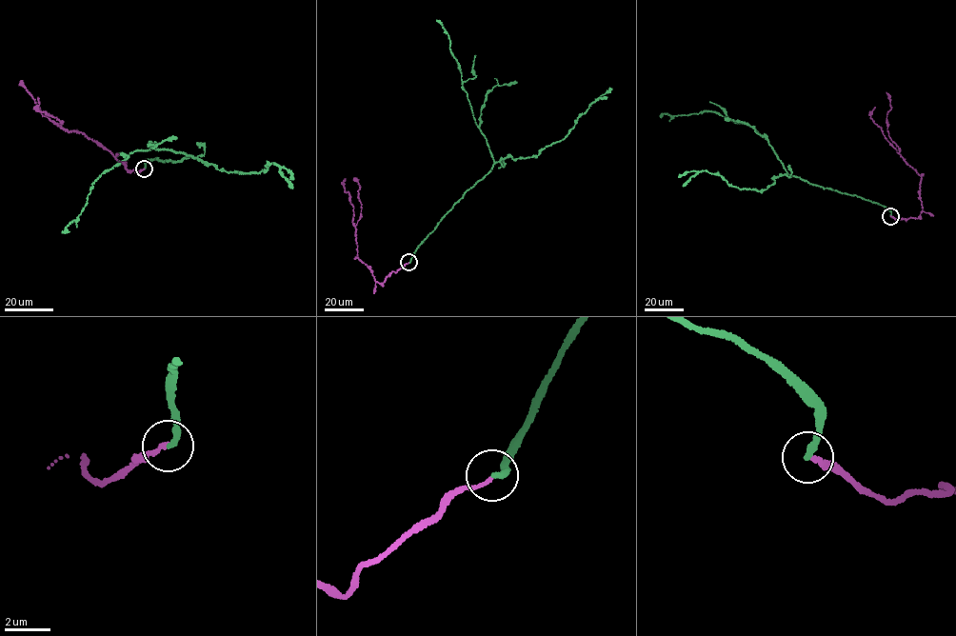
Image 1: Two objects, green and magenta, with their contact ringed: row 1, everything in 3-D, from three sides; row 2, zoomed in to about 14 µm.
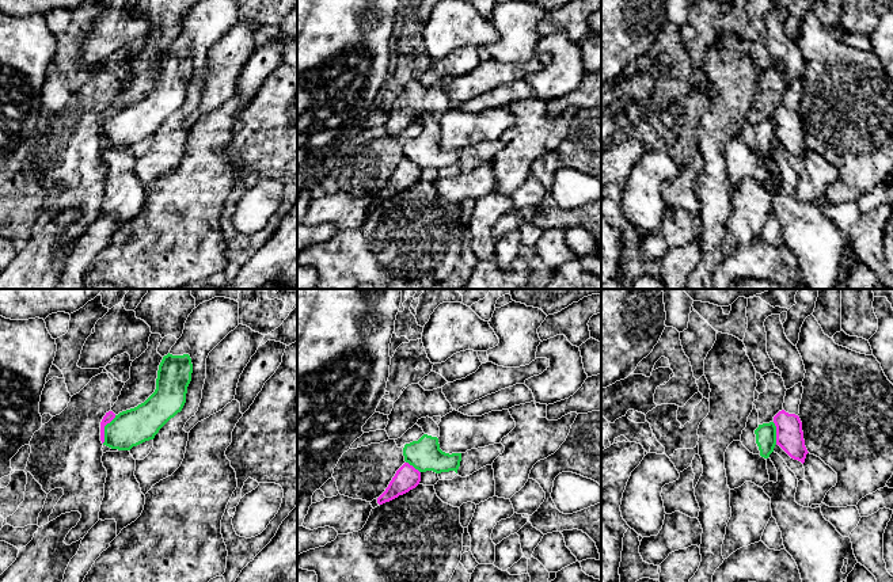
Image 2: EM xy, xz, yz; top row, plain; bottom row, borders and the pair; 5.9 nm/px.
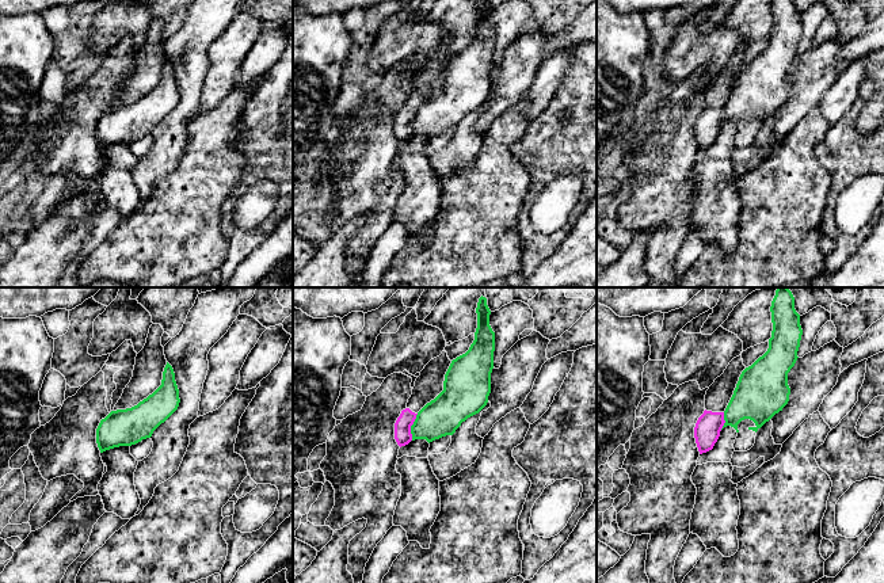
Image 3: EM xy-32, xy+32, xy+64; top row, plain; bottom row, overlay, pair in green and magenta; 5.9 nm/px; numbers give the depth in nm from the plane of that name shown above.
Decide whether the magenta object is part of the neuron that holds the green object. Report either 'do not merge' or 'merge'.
do not merge

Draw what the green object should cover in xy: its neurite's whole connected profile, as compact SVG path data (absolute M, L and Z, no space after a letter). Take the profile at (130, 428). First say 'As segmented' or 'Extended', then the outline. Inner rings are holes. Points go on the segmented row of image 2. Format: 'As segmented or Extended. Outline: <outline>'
As segmented. Outline: M189 354L164 355L159 365L155 392L137 407L115 415L104 426L103 445L130 450L153 440L159 430L182 411L191 373L193 364Z

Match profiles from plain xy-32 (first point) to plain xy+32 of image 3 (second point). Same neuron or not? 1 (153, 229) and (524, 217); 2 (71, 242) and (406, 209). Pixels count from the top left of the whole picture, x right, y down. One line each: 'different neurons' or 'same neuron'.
1: different neurons
2: different neurons

